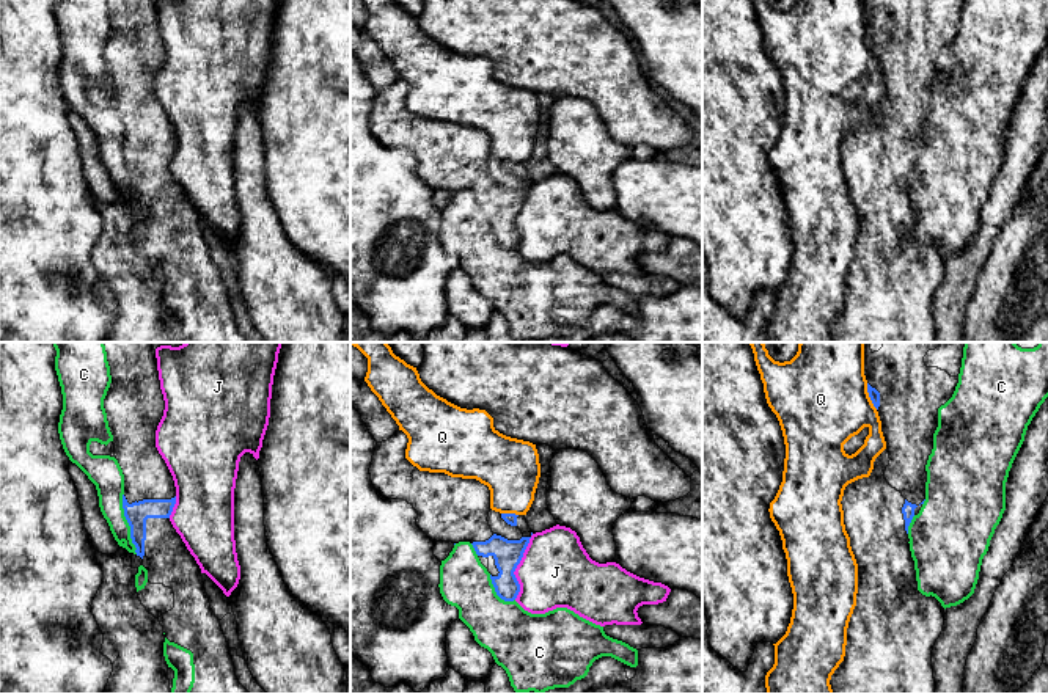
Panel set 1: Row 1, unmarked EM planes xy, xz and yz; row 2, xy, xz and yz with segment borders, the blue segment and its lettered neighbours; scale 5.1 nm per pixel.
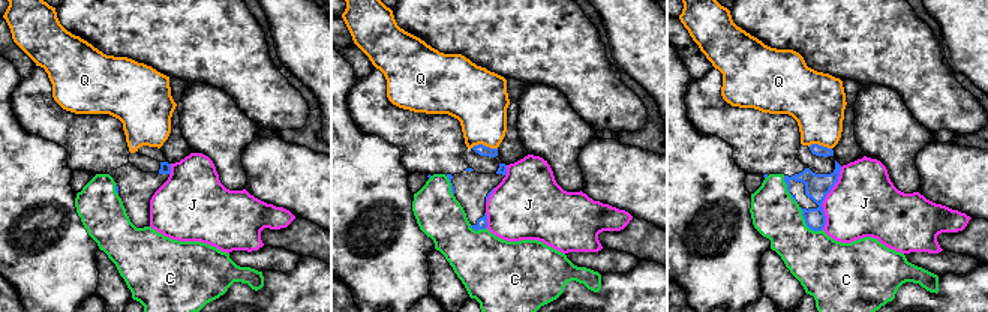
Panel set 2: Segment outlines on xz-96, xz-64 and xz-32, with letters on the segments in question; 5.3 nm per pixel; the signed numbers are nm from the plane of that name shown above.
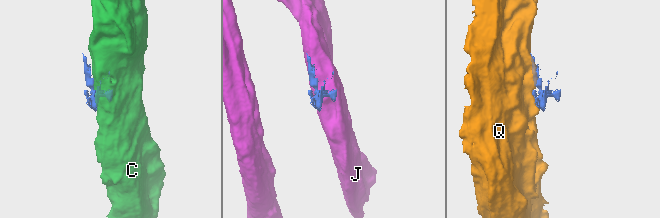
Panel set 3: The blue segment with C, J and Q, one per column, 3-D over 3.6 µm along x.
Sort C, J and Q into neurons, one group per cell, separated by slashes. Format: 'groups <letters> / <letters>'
groups C / J / Q

